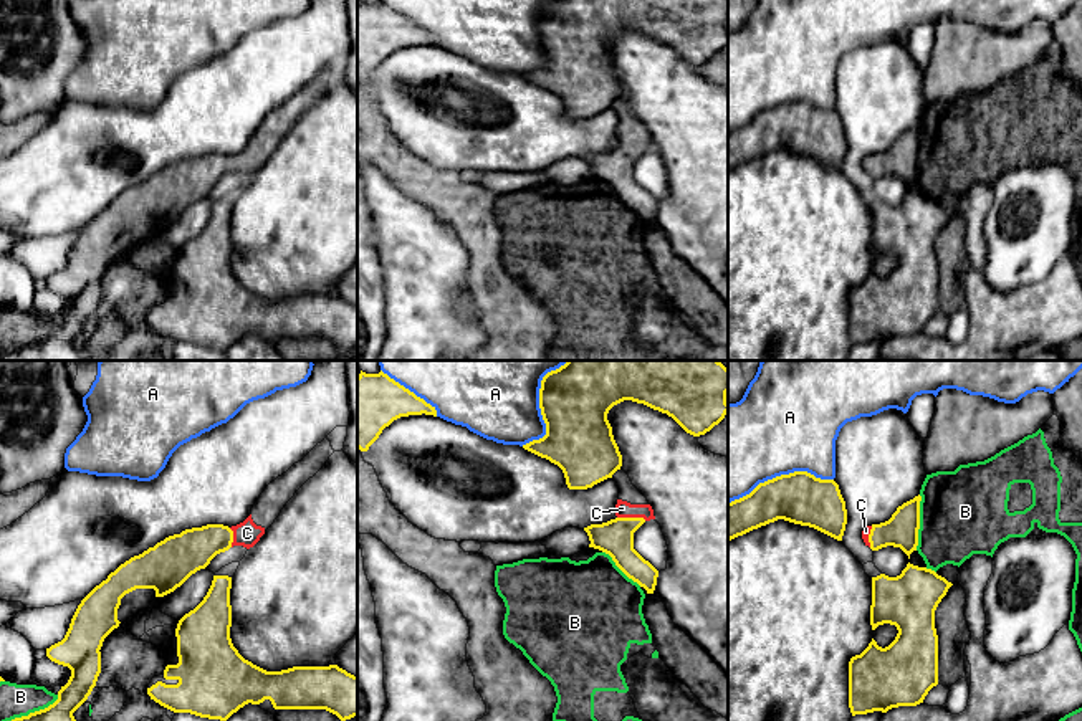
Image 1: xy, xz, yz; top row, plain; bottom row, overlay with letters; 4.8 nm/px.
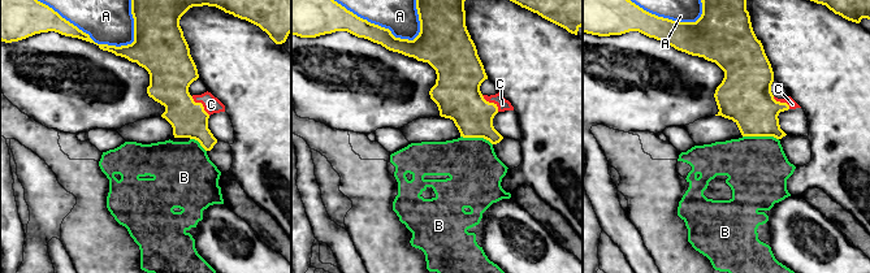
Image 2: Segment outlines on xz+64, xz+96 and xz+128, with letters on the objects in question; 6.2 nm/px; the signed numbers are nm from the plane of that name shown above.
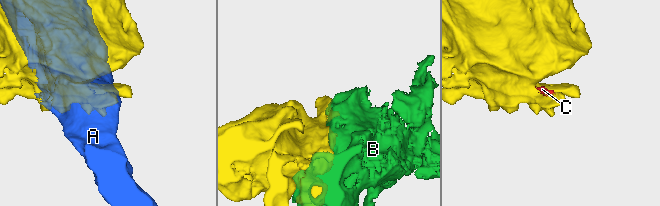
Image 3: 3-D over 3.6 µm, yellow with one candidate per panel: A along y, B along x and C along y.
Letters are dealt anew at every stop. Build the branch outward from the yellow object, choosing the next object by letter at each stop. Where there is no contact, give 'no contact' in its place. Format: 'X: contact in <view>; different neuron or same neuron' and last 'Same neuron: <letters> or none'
A: contact in xz; different neuron
B: contact in yz; different neuron
C: contact in xz; same neuron
Same neuron: C

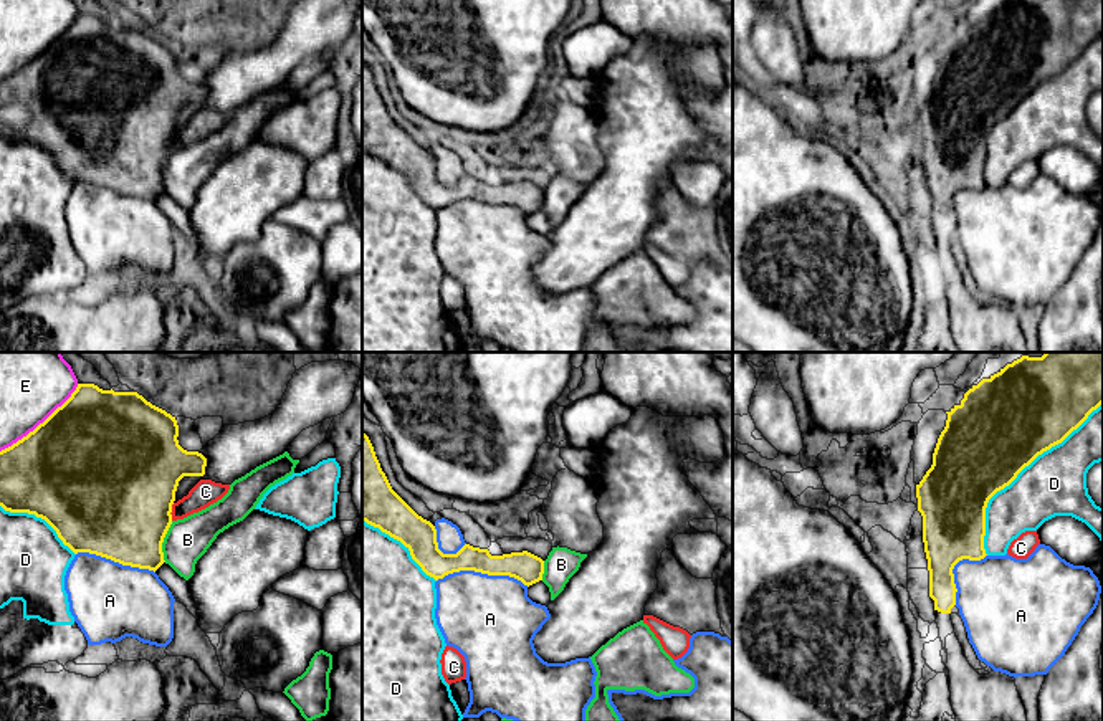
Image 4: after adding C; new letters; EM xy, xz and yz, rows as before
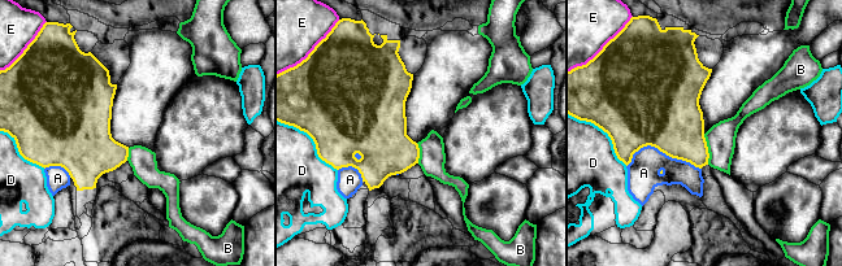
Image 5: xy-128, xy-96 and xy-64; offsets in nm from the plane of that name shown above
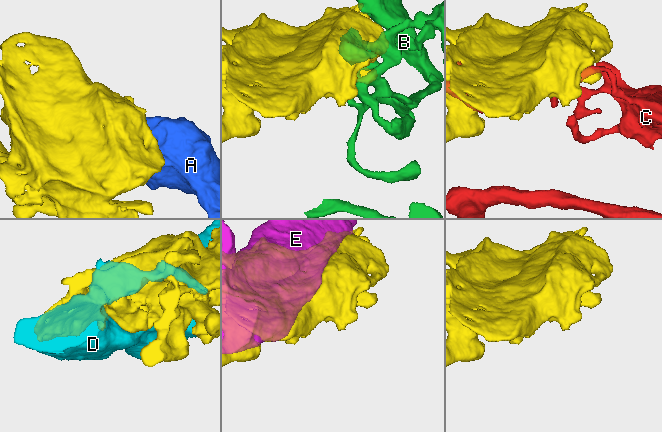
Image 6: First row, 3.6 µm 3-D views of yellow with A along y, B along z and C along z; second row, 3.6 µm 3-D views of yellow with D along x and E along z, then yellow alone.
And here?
A: contact in xz; different neuron
B: contact in xy; different neuron
C: contact in xy; different neuron
D: contact in yz; different neuron
E: contact in xy; different neuron
Same neuron: none

